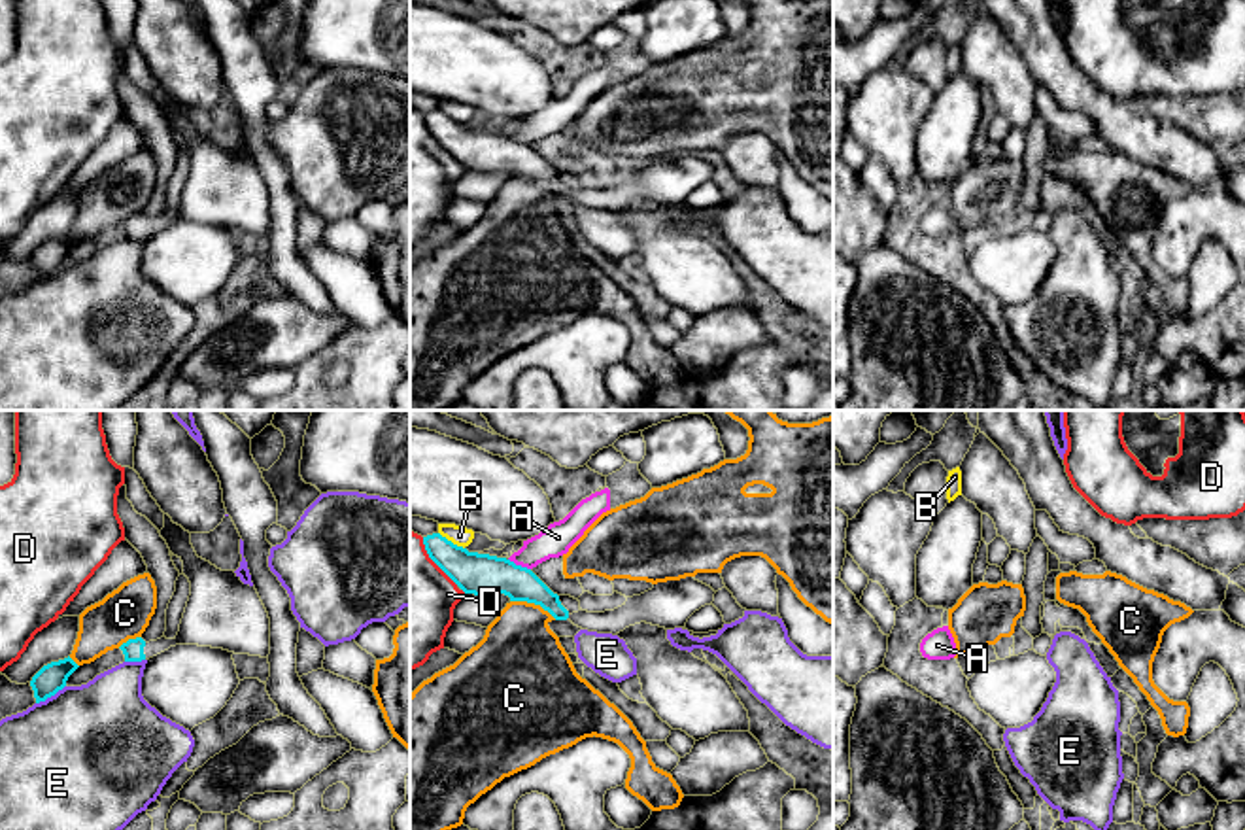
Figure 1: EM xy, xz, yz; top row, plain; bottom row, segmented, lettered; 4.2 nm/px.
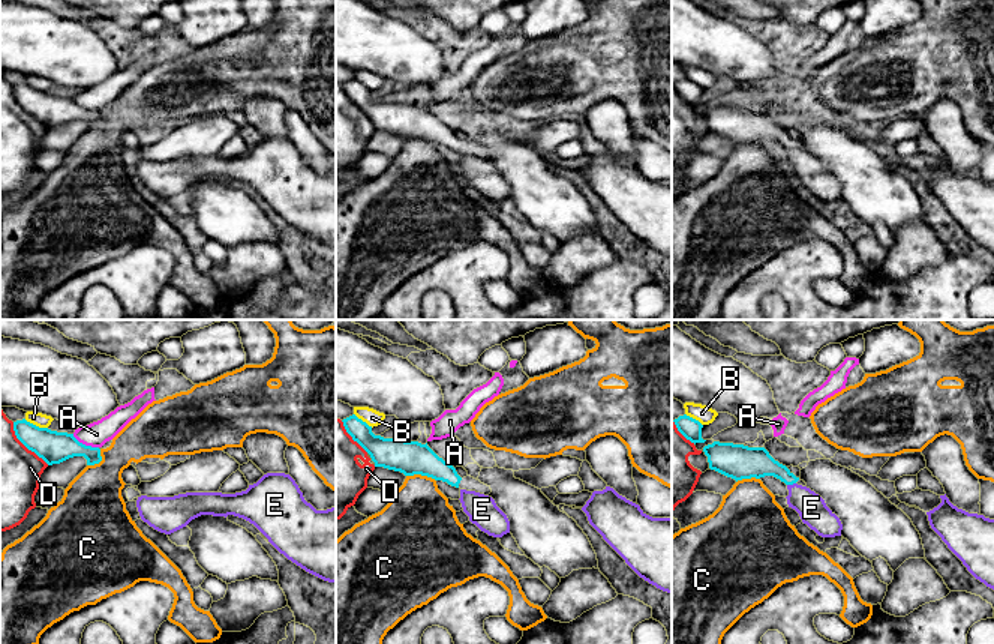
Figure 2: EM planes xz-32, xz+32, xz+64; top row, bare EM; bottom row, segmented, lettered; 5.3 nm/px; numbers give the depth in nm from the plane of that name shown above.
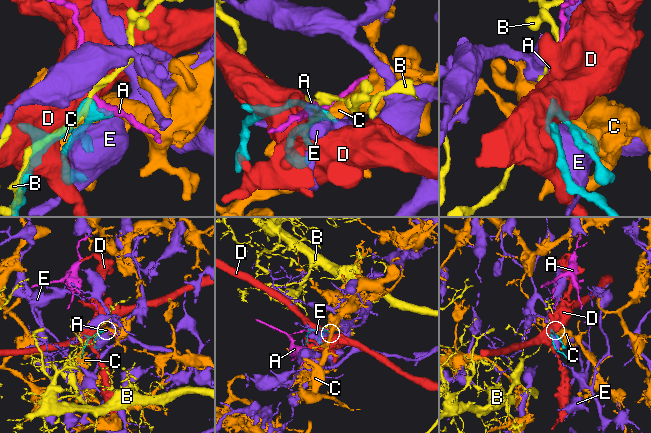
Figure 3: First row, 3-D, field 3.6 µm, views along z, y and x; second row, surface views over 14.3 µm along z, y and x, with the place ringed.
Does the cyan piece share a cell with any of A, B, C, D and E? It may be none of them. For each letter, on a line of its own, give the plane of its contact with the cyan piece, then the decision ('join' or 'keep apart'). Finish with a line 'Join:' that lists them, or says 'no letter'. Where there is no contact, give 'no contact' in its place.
A: xz | keep apart
B: xz | keep apart
C: xz | keep apart
D: xz | keep apart
E: xy | keep apart
Join: no letter

